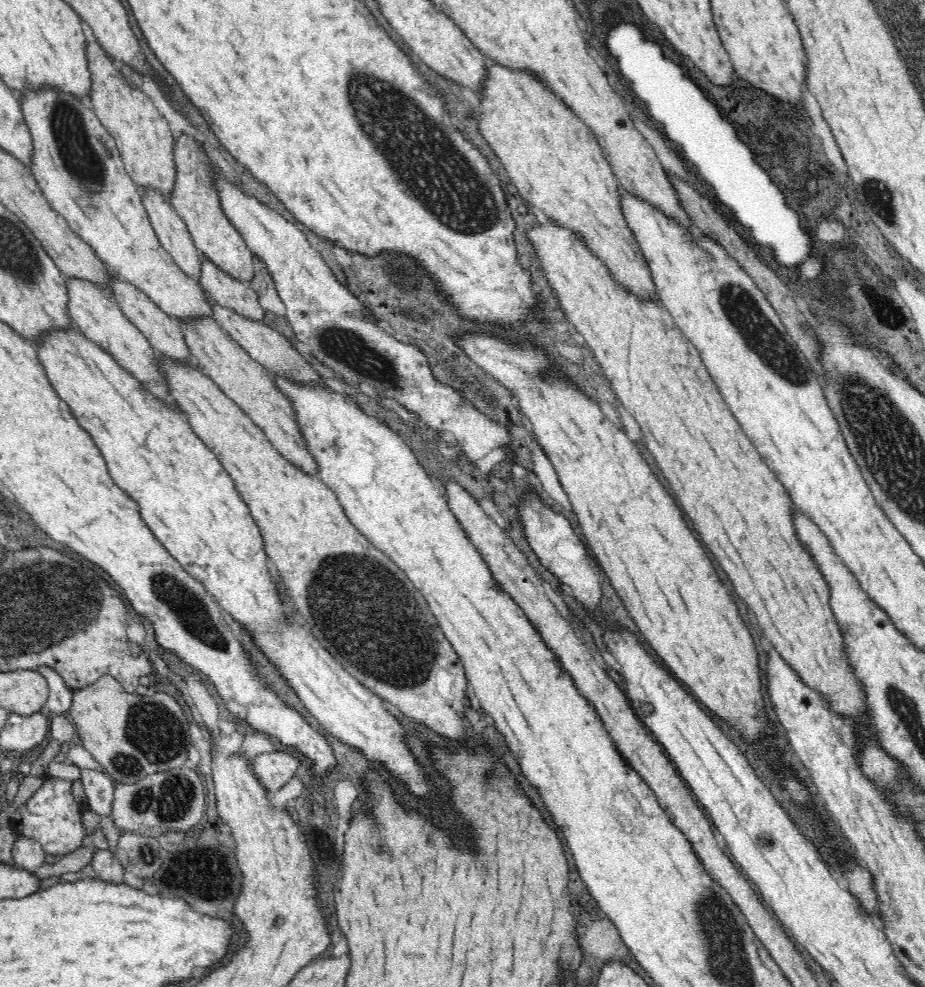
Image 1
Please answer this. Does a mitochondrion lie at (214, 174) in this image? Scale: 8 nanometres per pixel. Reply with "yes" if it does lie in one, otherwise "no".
no

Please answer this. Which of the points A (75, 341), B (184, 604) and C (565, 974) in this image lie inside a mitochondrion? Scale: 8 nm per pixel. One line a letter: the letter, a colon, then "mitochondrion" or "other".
A: other
B: mitochondrion
C: mitochondrion

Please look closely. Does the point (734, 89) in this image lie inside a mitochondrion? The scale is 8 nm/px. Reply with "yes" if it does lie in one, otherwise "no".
no

